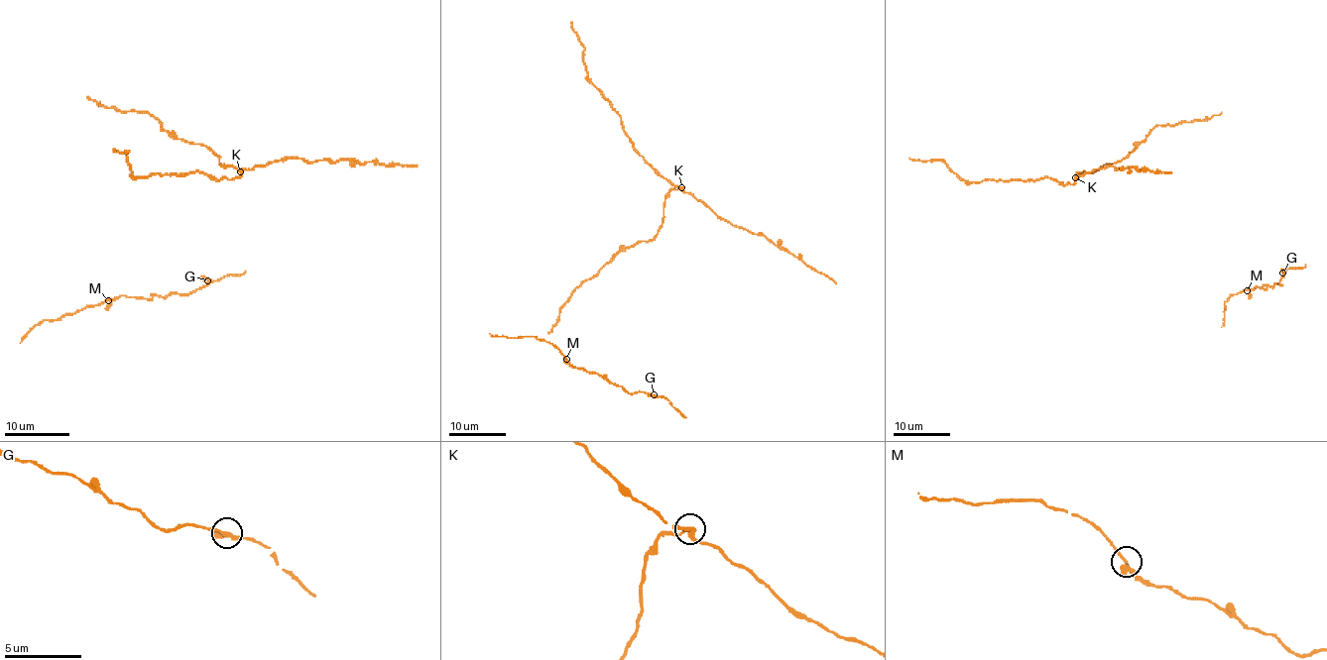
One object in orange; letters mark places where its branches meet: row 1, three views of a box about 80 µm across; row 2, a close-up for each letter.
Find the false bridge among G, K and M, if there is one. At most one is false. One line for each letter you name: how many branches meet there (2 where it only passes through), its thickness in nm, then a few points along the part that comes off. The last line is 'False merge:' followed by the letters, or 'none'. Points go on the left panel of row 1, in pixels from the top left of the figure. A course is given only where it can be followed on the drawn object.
K: 3 | 240 nm | (240, 171), (221, 164), (206, 146), (174, 139), (146, 111), (100, 106), (87, 96)
False merge: K

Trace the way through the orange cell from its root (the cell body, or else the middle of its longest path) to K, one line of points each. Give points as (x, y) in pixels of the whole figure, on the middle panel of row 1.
K: (596, 275), (621, 251), (655, 237), (662, 224), (664, 197), (671, 189), (682, 186)

